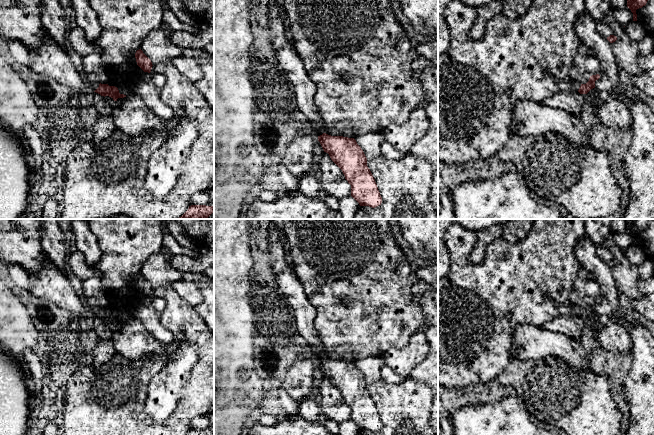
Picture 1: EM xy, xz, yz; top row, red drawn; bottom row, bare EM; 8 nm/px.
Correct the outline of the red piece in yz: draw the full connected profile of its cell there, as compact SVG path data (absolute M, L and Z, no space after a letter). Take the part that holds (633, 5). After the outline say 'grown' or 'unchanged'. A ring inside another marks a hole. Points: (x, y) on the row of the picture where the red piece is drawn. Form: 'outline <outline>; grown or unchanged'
outline M627 0L627 7L633 13L633 21L637 21L636 10L646 5L648 0Z; unchanged

